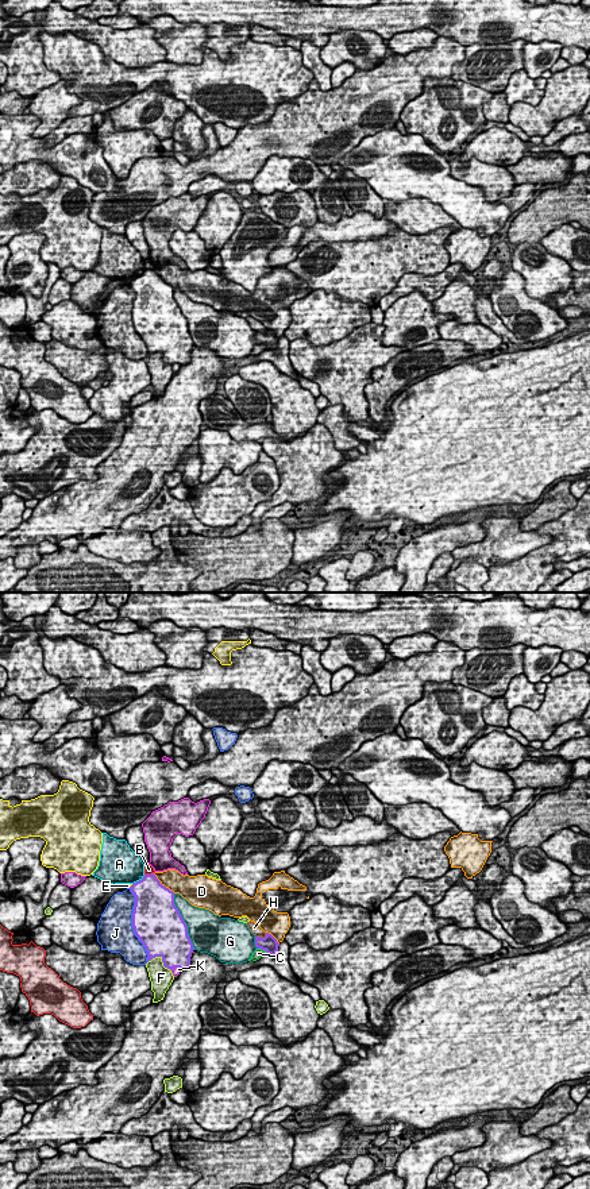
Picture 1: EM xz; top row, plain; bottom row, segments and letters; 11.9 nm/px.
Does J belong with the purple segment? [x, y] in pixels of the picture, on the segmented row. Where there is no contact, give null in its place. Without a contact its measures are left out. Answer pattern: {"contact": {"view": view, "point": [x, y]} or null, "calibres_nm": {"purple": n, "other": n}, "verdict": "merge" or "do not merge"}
{"contact": {"view": "xz", "point": [132, 926]}, "calibres_nm": {"purple": 500, "other": 440}, "verdict": "do not merge"}

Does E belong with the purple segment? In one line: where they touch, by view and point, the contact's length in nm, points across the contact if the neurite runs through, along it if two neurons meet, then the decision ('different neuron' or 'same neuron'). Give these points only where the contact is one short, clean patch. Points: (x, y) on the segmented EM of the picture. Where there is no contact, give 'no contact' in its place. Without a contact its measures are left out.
xz (131, 886) | 70 nm | along xz (132, 884), (128, 887) | different neuron

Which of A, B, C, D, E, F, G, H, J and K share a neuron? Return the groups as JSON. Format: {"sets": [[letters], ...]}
{"sets": [["A"], ["B"], ["C"], ["D"], ["E"], ["F"], ["G"], ["H", "K"], ["J"]]}

